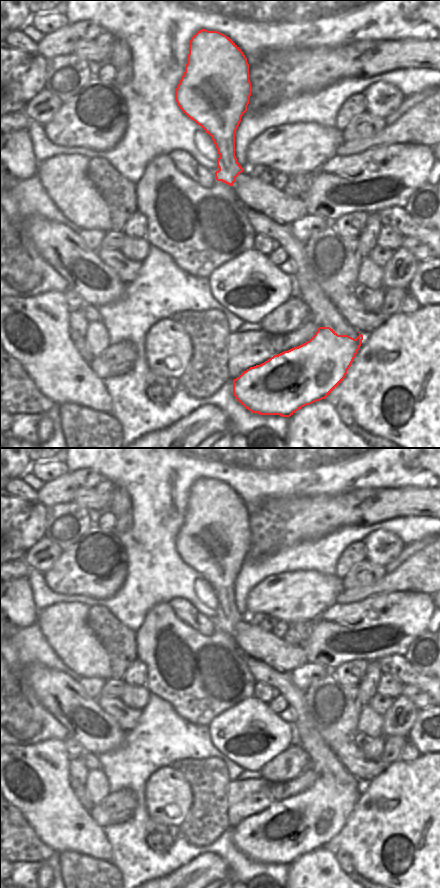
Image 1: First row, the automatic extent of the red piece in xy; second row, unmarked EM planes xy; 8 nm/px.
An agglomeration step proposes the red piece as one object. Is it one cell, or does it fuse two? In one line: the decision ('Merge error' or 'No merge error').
No merge error

